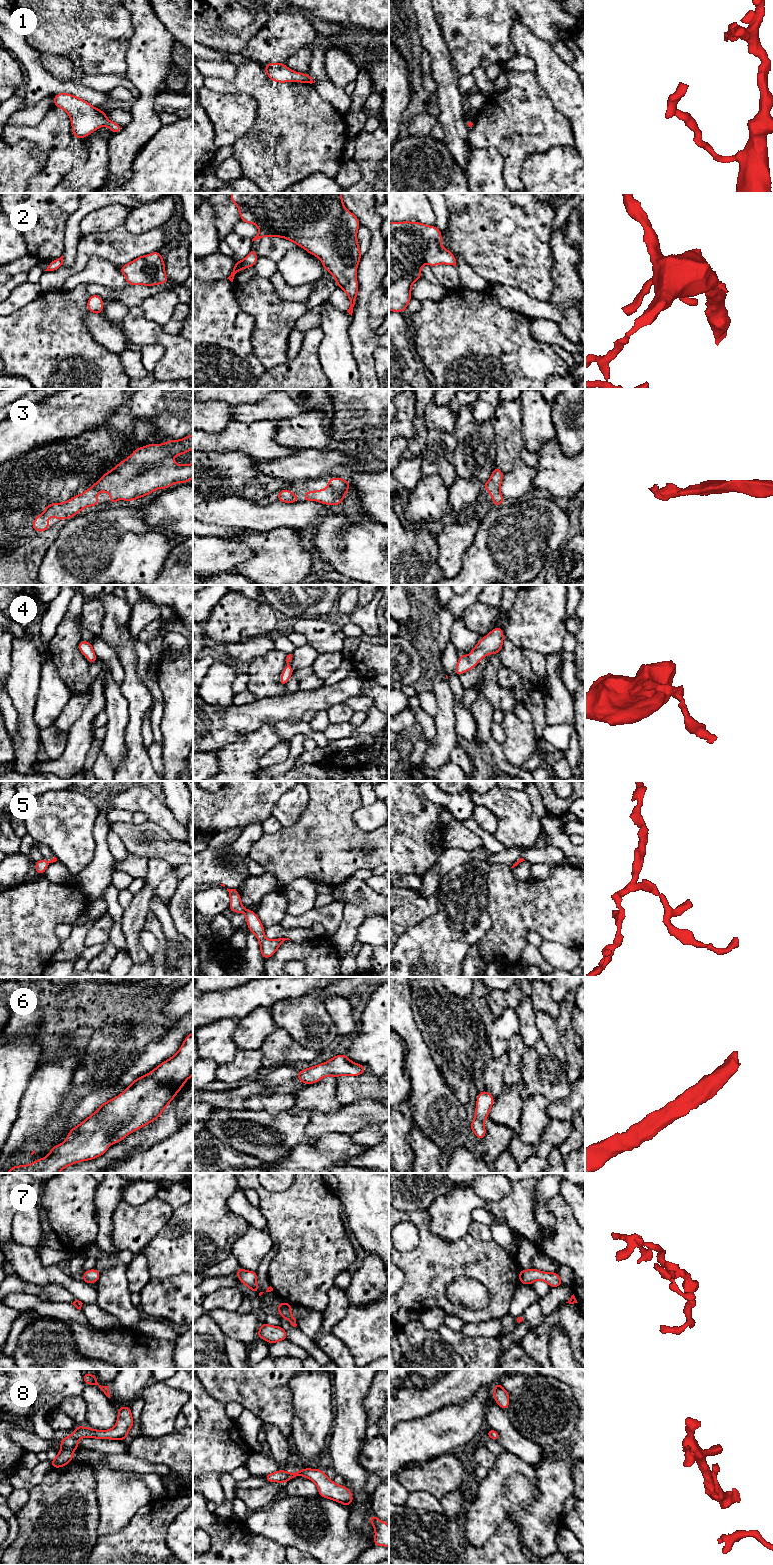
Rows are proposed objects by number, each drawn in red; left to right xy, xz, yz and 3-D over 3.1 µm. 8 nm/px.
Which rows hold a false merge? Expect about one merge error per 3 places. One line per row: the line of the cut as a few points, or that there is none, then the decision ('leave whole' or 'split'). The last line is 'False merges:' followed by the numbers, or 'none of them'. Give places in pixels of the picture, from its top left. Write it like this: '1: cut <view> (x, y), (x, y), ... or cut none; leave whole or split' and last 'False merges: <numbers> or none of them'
1: cut none; leave whole
2: cut none; leave whole
3: cut none; leave whole
4: cut none; leave whole
5: cut none; leave whole
6: cut none; leave whole
7: cut none; leave whole
8: cut none; leave whole
False merges: none of them

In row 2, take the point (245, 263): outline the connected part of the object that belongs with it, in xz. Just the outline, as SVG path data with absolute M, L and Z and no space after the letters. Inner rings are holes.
M251 249L248 256L245 259L236 262L235 266L232 269L231 275L227 279L233 282L234 276L237 272L239 272L242 269L254 267L257 260L258 257L256 251L254 249Z

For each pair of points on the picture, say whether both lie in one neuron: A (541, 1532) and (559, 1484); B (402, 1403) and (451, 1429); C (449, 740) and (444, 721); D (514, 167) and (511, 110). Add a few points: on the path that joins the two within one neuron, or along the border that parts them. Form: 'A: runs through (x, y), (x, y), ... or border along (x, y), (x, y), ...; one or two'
A: runs through (541, 1520), (546, 1512), (551, 1496); one
B: border along (447, 1405), (421, 1417), (403, 1421); two
C: runs through (445, 735), (445, 726); one
D: runs through (514, 153), (513, 124); one

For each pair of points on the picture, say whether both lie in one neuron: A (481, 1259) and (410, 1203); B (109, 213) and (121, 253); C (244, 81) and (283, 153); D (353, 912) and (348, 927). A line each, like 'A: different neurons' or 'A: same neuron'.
A: different neurons
B: different neurons
C: same neuron
D: same neuron

